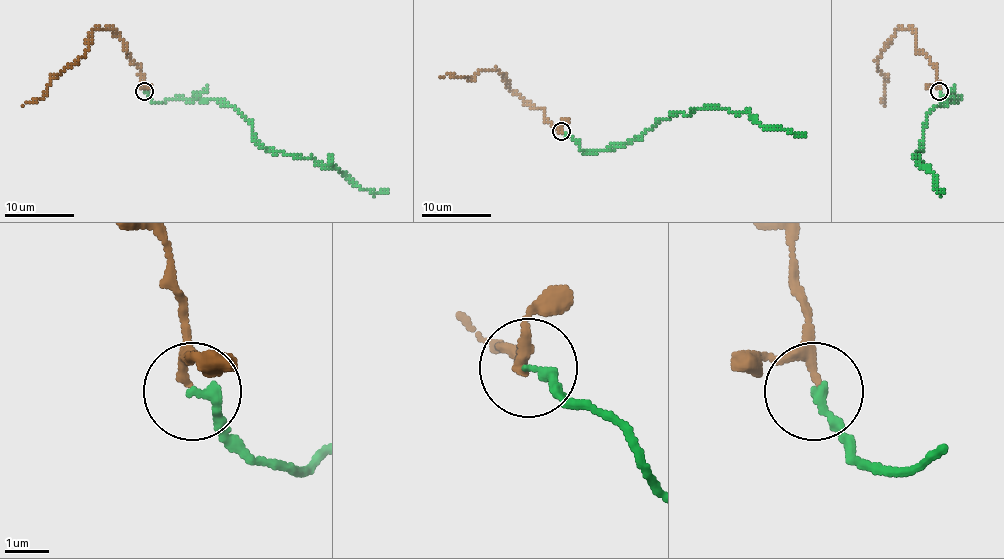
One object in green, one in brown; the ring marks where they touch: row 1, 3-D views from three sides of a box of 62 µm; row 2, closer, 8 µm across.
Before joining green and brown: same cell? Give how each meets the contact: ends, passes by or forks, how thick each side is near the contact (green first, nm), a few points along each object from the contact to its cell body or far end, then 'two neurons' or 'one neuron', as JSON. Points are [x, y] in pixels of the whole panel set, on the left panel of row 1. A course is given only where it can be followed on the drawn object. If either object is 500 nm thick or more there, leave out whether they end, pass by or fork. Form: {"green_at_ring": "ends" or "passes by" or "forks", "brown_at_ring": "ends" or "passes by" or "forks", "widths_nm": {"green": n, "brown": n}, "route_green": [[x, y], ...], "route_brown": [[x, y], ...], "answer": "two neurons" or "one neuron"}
{"green_at_ring": "ends", "brown_at_ring": "passes by", "widths_nm": {"green": 240, "brown": 150}, "route_green": [[143, 91], [162, 103], [213, 98], [232, 105], [260, 145], [336, 166], [376, 193], [387, 190]], "route_brown": [[143, 89], [140, 68], [124, 42], [110, 28], [96, 28], [88, 51], [63, 68], [41, 98], [23, 105]], "answer": "one neuron"}

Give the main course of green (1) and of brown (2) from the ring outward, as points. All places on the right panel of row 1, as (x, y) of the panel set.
1: (939, 91), (946, 101), (958, 100), (929, 112), (915, 152), (939, 190)
2: (939, 89), (936, 68), (917, 49), (915, 32), (899, 28), (878, 58), (877, 68), (887, 79), (884, 105)

